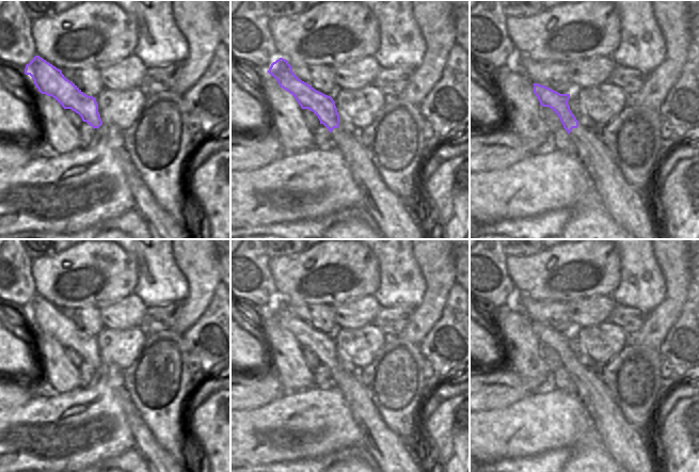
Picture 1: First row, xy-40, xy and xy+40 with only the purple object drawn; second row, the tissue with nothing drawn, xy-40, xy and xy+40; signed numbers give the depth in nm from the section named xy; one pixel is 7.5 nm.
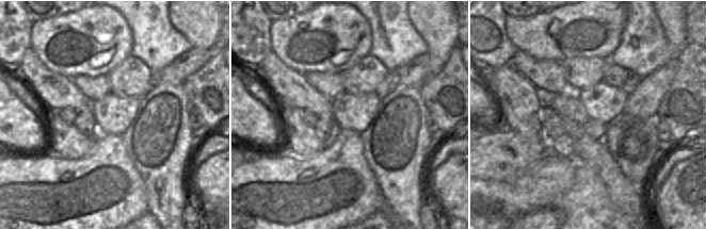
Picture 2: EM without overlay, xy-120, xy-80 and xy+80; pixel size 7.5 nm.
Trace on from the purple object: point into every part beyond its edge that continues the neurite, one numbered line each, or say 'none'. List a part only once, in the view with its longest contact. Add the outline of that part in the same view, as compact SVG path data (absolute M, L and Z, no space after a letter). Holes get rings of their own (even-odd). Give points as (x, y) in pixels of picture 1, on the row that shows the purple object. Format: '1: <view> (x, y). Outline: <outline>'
1: xy (396, 220). Outline: M339 119L339 127L334 128L331 136L341 153L360 191L361 205L371 215L378 225L378 232L384 239L426 239L425 232L412 208L382 180L371 157L359 138L359 131L352 125L344 124Z

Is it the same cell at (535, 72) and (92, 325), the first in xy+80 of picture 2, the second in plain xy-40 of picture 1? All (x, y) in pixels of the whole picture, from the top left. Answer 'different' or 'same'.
same

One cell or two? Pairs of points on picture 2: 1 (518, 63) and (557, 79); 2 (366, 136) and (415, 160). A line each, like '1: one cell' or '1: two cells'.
1: one cell
2: one cell

